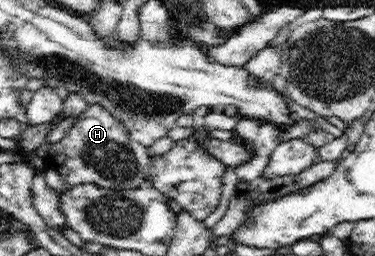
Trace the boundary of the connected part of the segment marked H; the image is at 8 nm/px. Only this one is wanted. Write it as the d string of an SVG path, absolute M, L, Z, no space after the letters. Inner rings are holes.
M89 105L86 111L82 112L77 118L77 122L66 132L64 138L53 143L47 154L43 157L46 168L58 171L64 180L63 189L59 194L64 194L72 186L93 183L98 187L116 188L140 188L147 184L148 169L151 163L152 153L149 148L137 141L134 141L126 127L122 125L104 107Z

